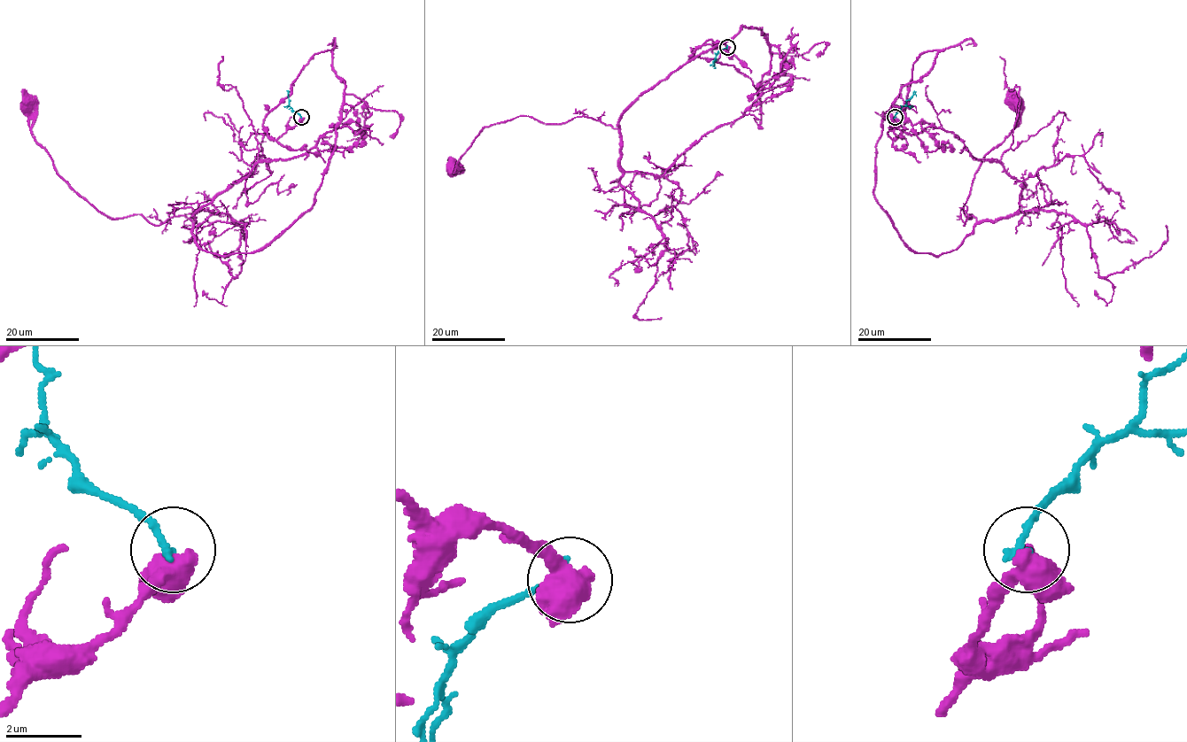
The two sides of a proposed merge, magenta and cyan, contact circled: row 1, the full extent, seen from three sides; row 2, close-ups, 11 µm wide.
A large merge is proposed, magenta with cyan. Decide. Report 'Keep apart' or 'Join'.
Keep apart

